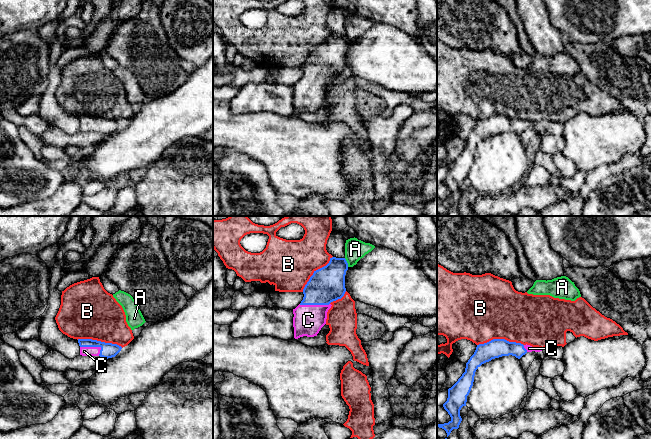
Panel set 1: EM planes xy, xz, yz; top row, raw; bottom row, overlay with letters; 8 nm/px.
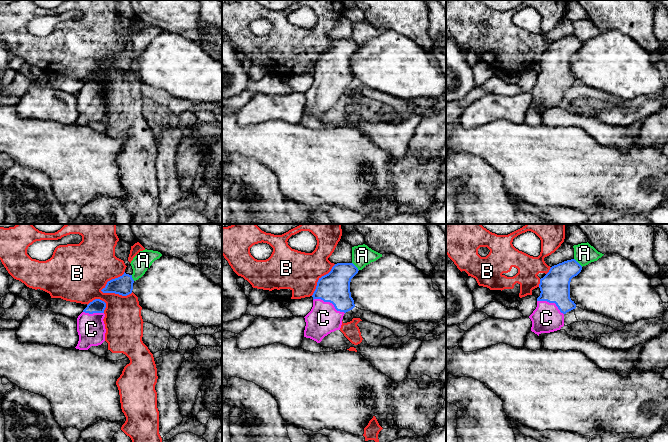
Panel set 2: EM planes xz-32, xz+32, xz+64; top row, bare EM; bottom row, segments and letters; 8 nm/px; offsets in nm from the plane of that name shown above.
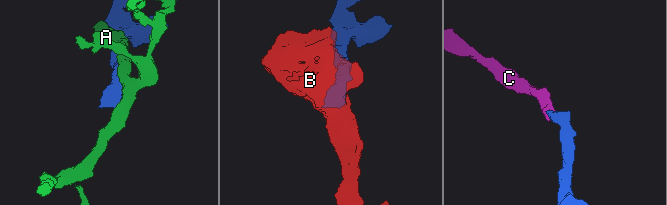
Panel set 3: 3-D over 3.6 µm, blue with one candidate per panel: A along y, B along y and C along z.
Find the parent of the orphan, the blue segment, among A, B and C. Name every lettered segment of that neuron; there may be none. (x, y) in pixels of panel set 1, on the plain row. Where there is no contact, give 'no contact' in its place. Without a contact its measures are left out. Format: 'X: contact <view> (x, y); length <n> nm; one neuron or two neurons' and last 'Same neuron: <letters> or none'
A: contact xz (346, 38); length 80 nm; two neurons
B: contact yz (500, 115); length 380 nm; two neurons
C: contact xz (314, 80); length 240 nm; one neuron
Same neuron: C

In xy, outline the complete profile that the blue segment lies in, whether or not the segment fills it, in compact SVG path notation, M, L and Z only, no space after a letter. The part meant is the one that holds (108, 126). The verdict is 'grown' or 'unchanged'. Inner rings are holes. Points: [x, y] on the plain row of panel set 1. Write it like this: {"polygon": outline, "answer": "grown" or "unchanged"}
{"polygon": "M78 115L80 131L100 132L103 134L115 133L122 125L121 122L112 119L105 119L92 115Z", "answer": "grown"}

